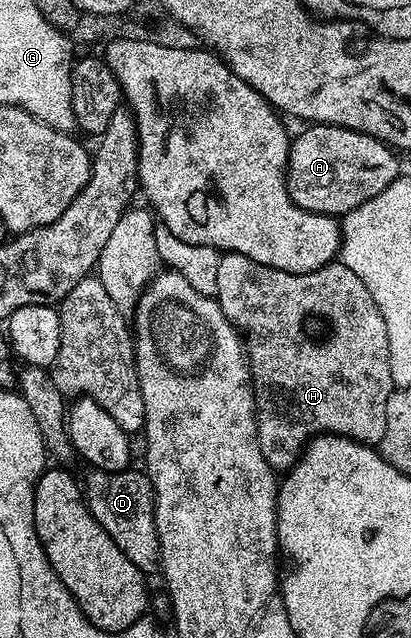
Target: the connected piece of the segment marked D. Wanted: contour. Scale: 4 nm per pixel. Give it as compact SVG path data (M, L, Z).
M128 467L114 473L88 468L87 478L82 478L81 488L93 519L105 527L109 539L134 563L144 575L160 568L159 536L155 526L155 492L146 472Z

